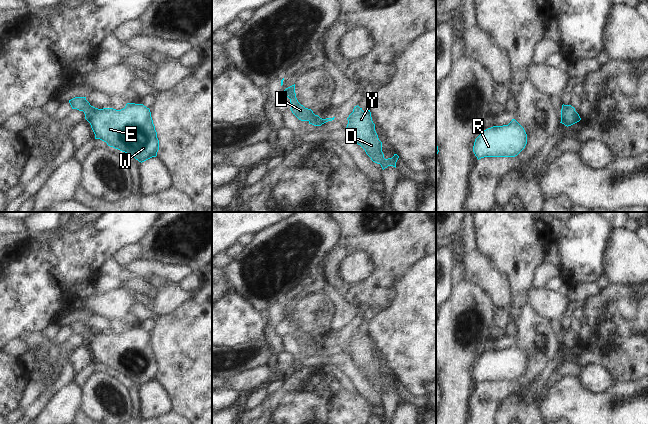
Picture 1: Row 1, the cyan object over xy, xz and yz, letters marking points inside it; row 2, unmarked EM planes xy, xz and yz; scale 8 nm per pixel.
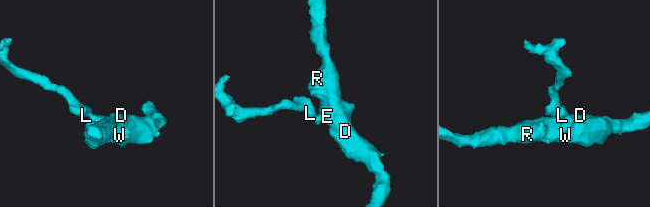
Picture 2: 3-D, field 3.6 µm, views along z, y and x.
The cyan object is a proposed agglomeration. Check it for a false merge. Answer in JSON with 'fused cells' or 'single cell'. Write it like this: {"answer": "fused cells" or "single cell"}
{"answer": "single cell"}

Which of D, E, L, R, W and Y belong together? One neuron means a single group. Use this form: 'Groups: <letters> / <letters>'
Groups: D E L R W Y.

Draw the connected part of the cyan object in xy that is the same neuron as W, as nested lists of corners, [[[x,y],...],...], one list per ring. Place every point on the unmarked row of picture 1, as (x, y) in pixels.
[[[75,321],[69,327],[72,333],[84,336],[95,363],[131,379],[141,387],[157,380],[157,356],[150,333],[143,328],[127,327],[123,333],[116,334],[95,332],[86,321]]]

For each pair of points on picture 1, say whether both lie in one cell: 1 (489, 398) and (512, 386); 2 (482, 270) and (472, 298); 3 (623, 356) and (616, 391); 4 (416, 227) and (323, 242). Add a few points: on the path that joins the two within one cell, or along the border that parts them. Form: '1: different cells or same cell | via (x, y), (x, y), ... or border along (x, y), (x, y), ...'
1: same cell | via (495, 393), (506, 388)
2: different cells | border along (476, 284), (492, 302)
3: different cells | border along (637, 381), (614, 384)
4: different cells | border along (339, 222), (342, 228), (342, 238), (326, 258)

